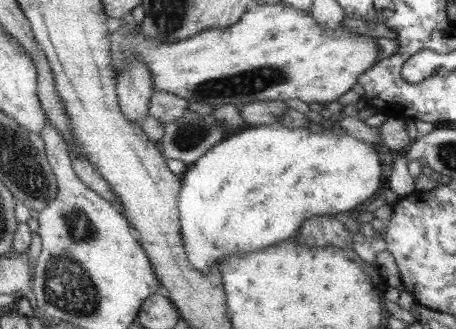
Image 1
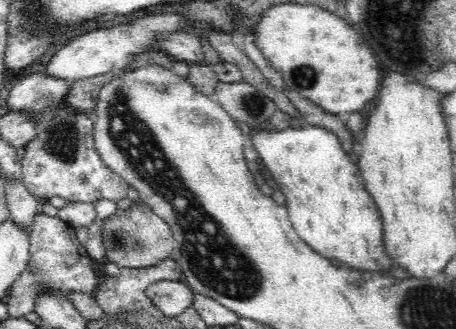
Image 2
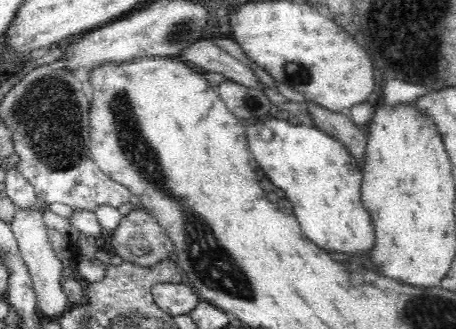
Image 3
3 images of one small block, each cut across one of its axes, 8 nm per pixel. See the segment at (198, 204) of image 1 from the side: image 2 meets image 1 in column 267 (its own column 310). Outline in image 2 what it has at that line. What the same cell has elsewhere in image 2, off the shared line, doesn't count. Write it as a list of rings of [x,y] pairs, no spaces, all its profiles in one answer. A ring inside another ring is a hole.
[[[266,126],[254,128],[248,136],[254,152],[260,162],[266,166],[270,176],[280,184],[280,190],[286,194],[286,208],[296,232],[302,236],[302,242],[310,246],[316,254],[324,254],[326,260],[336,258],[348,266],[366,270],[380,270],[392,266],[394,260],[386,254],[386,244],[382,242],[382,214],[374,202],[374,198],[366,192],[362,172],[358,164],[354,164],[348,152],[342,148],[336,134],[318,126],[300,126],[300,128],[284,128],[284,130],[268,130]]]

